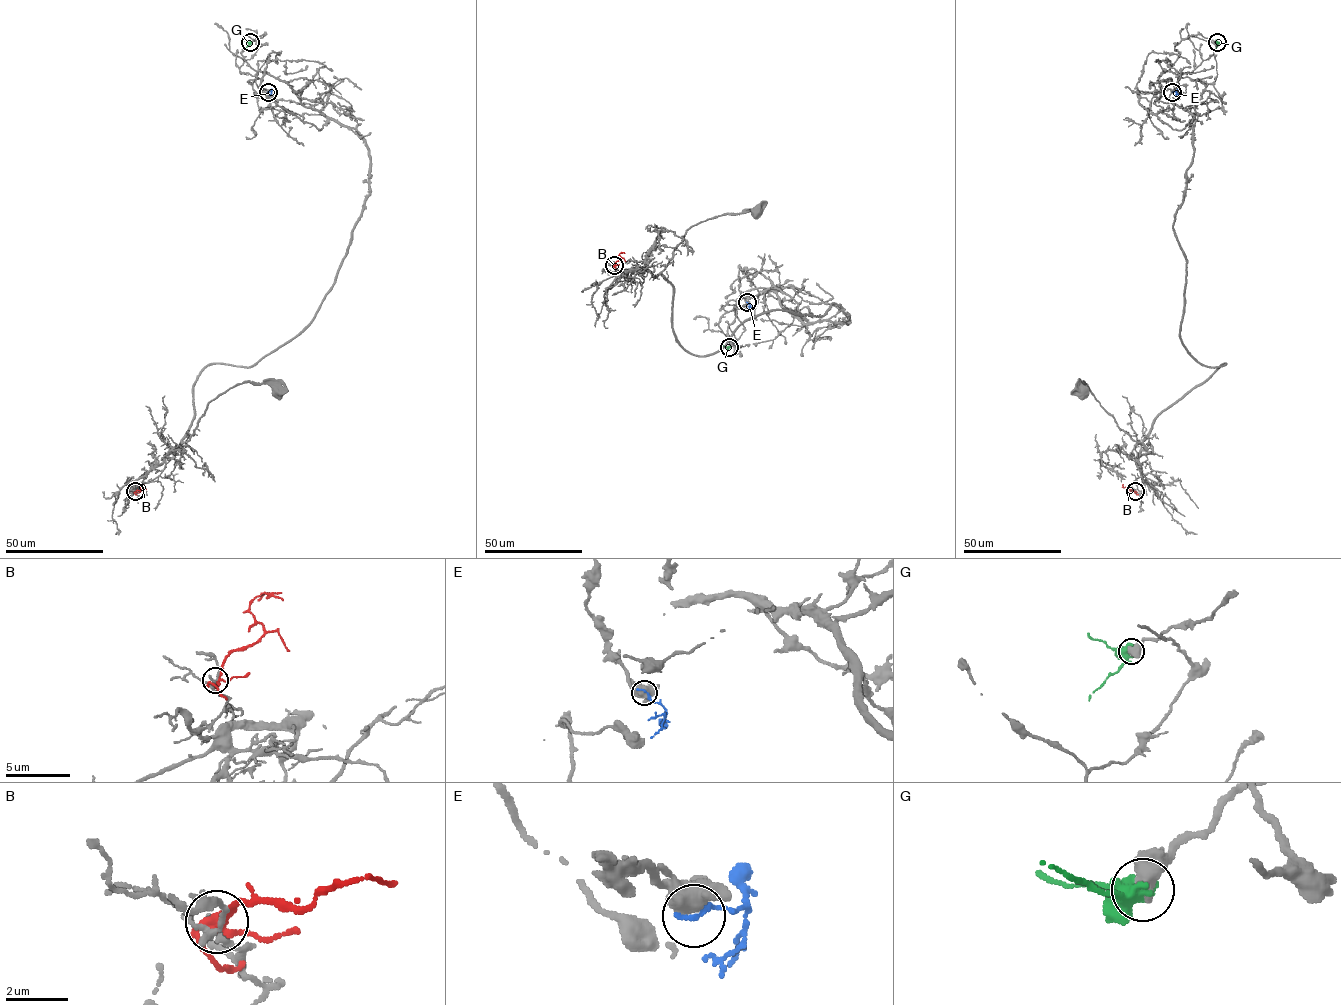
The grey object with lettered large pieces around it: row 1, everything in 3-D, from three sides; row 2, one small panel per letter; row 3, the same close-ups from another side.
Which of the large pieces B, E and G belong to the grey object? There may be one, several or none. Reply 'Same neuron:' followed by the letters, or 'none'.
Same neuron: none

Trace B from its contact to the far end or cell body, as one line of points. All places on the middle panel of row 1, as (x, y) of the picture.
B: (614, 265), (621, 258), (620, 253)

